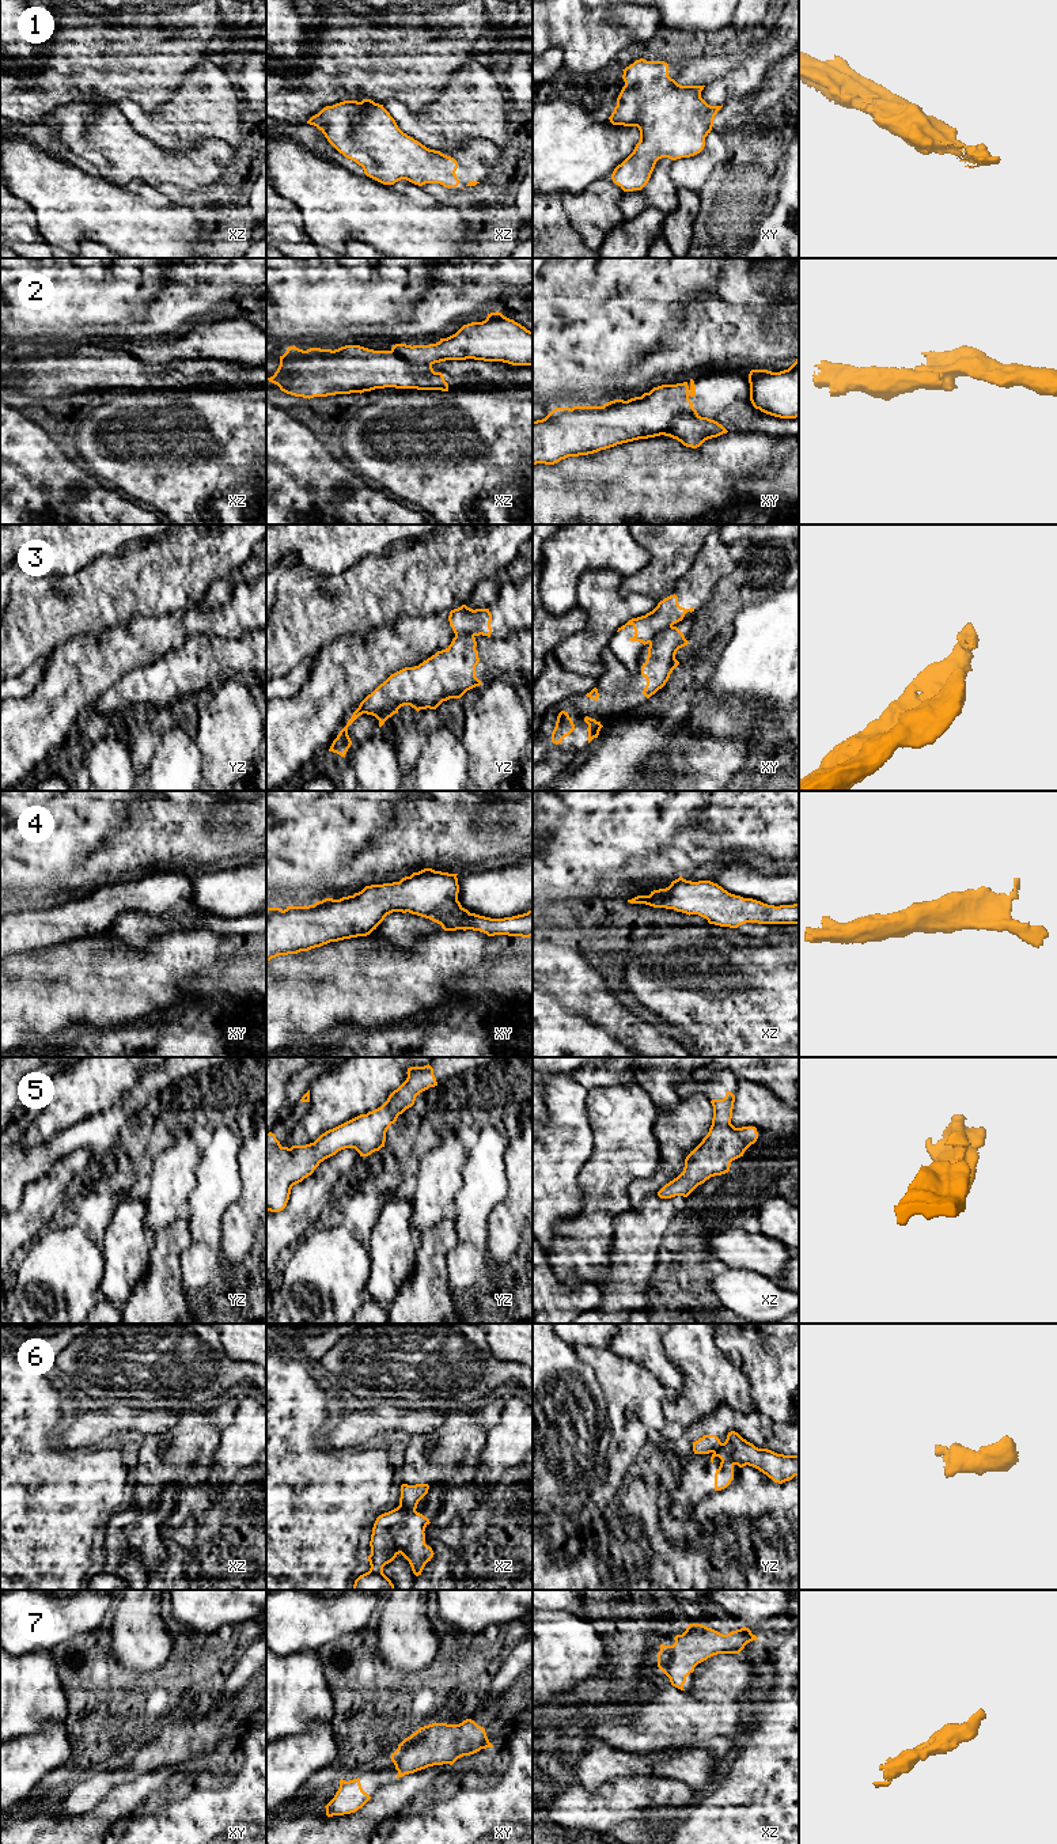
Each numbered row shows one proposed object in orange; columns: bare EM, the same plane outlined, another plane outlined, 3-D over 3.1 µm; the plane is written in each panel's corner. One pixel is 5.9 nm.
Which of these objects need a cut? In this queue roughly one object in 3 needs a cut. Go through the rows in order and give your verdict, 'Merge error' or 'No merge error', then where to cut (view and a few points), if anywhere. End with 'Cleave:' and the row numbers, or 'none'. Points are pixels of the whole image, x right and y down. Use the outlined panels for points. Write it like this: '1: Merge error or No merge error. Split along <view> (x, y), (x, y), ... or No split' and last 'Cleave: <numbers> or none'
1: No merge error. No split
2: Merge error. Split along xz (391, 349), (410, 362), (431, 364)
3: Merge error. Split along xy (671, 625), (662, 629), (650, 643)
4: No merge error. No split
5: No merge error. No split
6: Merge error. Split along xz (400, 1504), (415, 1510)
7: No merge error. No split
Cleave: 2, 3, 6

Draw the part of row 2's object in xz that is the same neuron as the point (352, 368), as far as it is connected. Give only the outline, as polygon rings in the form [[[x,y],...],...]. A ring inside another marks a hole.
[[[360,345],[334,351],[288,347],[277,371],[266,380],[287,394],[308,400],[384,387],[448,391],[443,374],[435,372],[432,364],[414,364],[393,351]]]

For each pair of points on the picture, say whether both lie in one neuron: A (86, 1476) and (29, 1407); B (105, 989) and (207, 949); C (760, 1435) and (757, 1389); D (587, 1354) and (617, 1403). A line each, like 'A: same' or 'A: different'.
A: same
B: same
C: different
D: same

